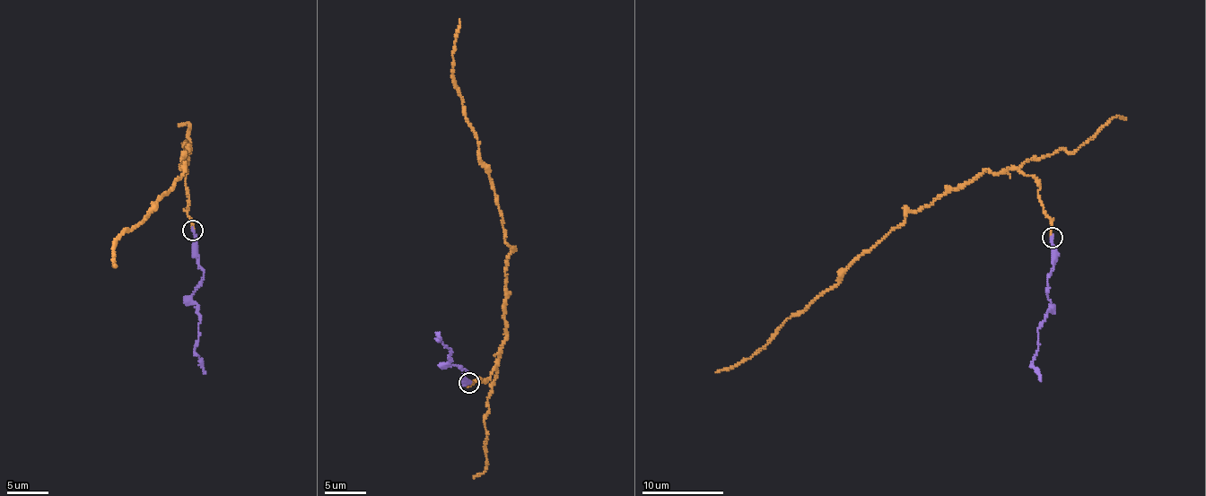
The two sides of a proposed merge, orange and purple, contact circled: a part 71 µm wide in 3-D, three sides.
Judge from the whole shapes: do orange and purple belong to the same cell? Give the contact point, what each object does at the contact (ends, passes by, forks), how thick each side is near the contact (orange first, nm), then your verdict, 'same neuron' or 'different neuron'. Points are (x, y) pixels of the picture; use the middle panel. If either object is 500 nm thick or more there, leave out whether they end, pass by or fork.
at (468, 383); orange ends there; purple ends there; 200 nm thick on the orange side, 170 nm on the other; different neuron

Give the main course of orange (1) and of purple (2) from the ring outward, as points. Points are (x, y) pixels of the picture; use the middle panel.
1: (470, 381), (485, 379), (498, 362), (511, 248), (456, 87), (452, 56), (459, 19)
2: (468, 383), (462, 378), (467, 370), (446, 365), (450, 348), (442, 343), (436, 335), (438, 340)

